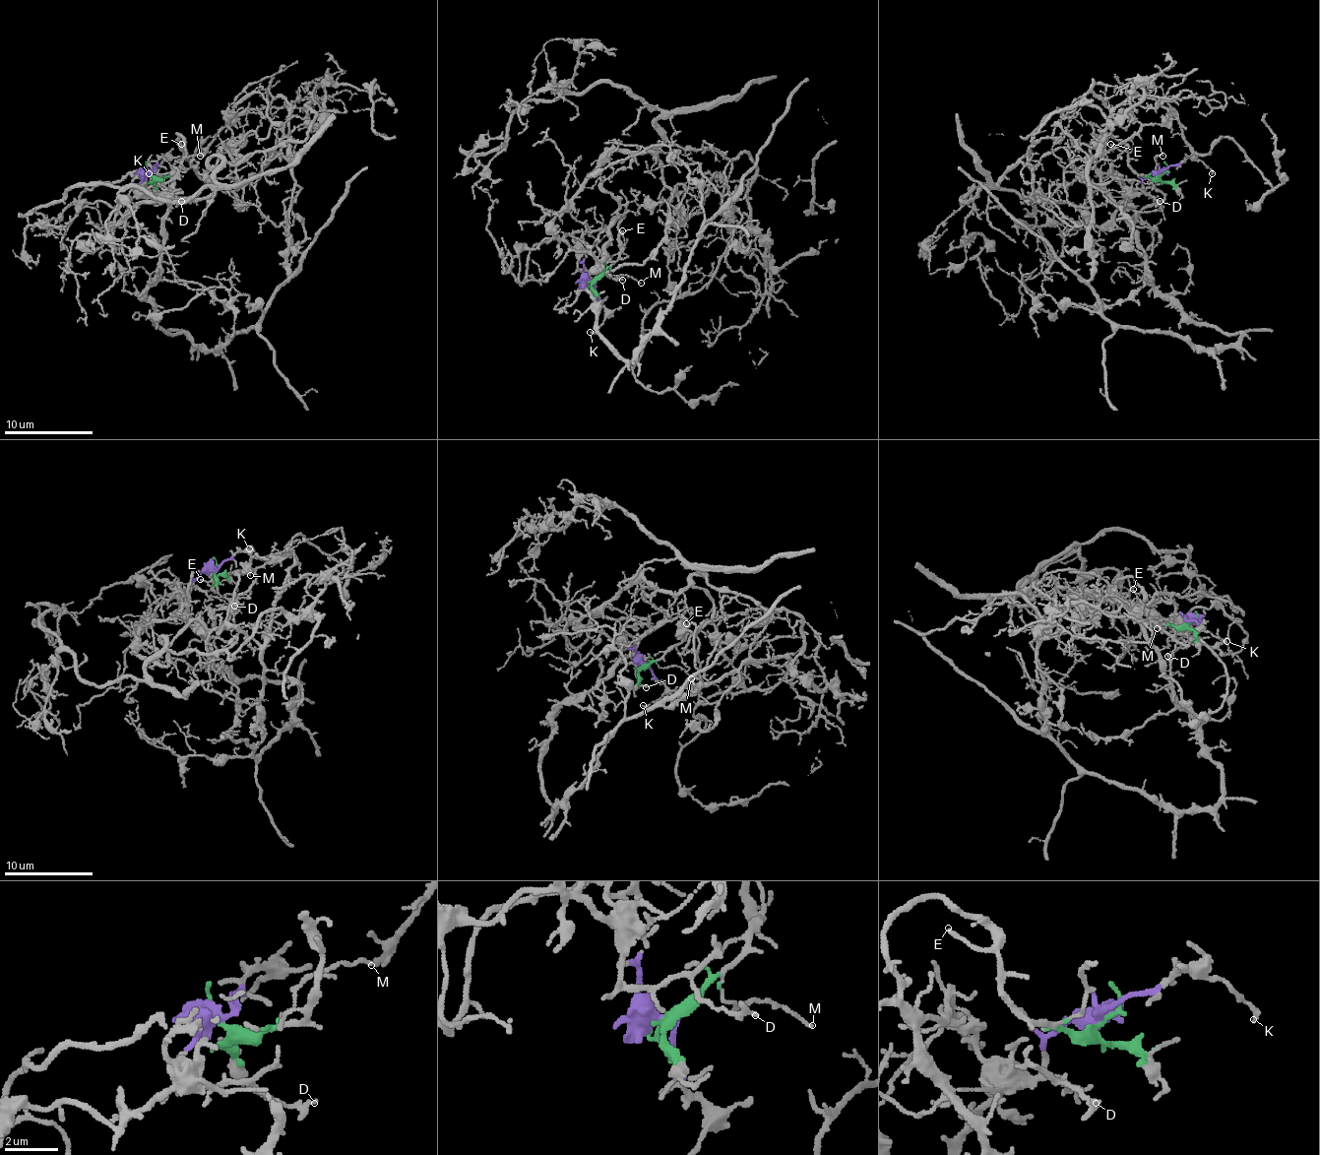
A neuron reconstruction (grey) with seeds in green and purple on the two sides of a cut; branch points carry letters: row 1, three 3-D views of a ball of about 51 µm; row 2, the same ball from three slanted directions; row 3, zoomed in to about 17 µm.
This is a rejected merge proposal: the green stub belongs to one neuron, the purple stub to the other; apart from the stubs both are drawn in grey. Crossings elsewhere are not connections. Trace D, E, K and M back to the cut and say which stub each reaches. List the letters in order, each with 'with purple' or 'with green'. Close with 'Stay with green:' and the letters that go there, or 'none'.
D: with purple
E: with green
K: with purple
M: with green
Stay with green: E, M

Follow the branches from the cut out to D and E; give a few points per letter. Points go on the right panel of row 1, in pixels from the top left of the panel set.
D: (1160, 174), (1149, 174), (1142, 180), (1147, 194), (1160, 201)
E: (1160, 174), (1154, 178), (1140, 176), (1131, 167), (1127, 154), (1111, 143)

